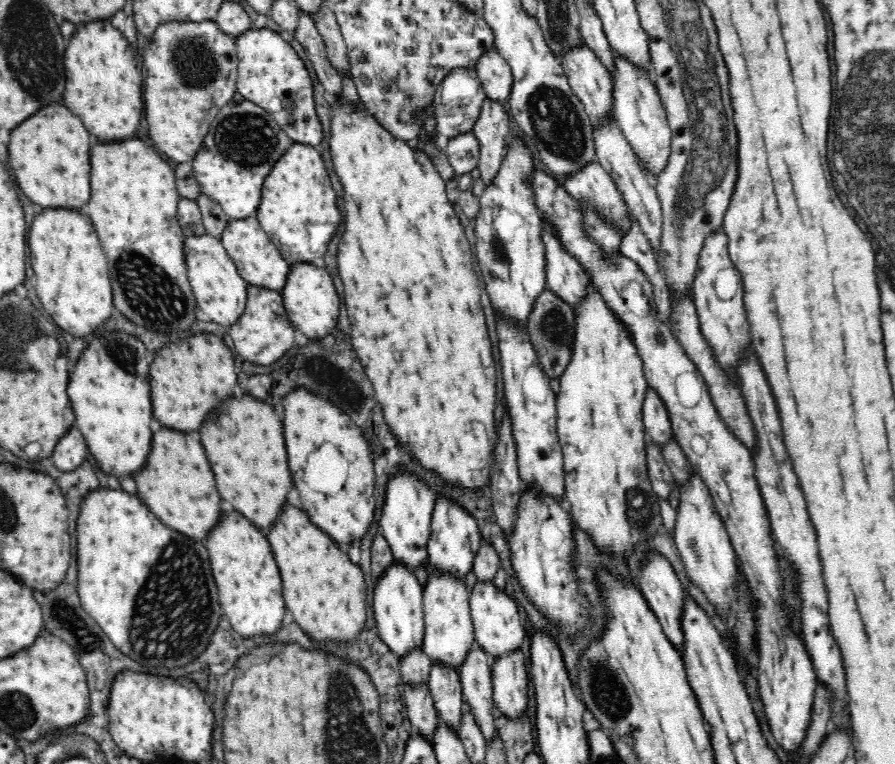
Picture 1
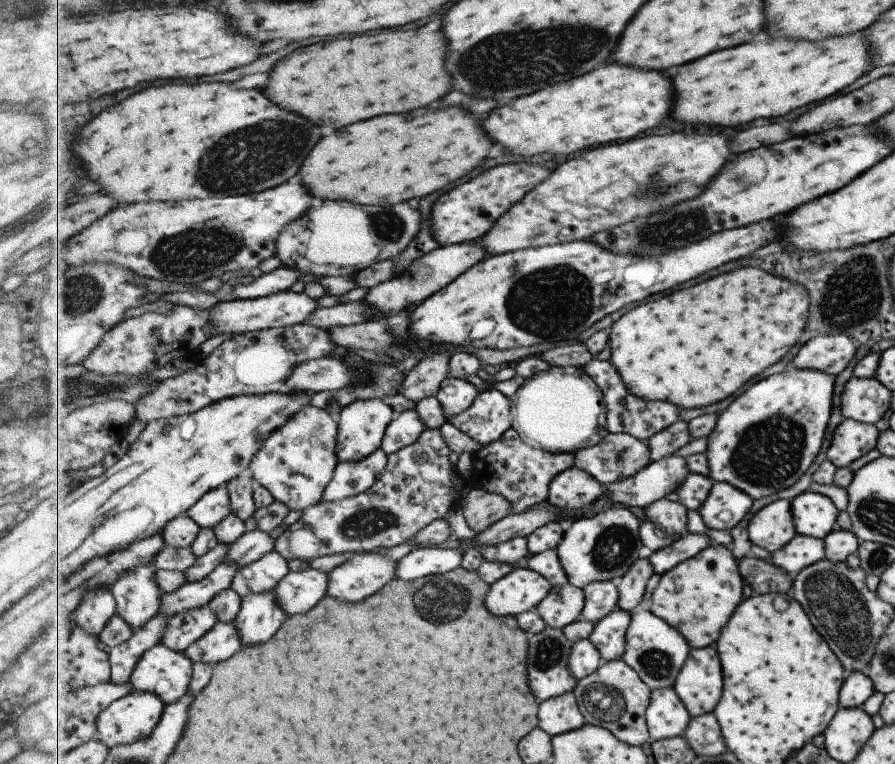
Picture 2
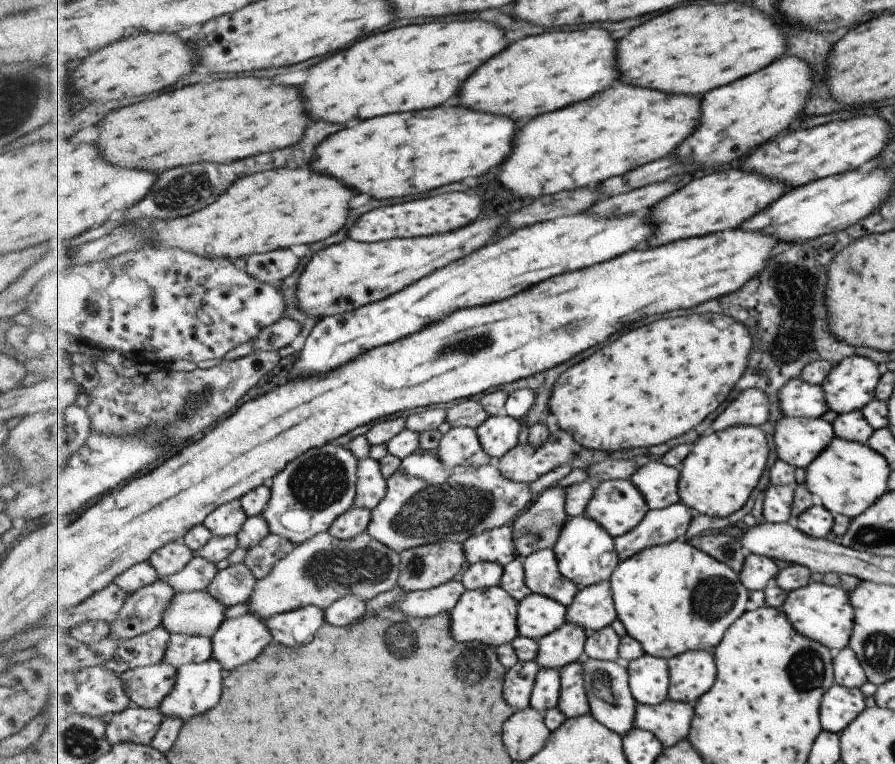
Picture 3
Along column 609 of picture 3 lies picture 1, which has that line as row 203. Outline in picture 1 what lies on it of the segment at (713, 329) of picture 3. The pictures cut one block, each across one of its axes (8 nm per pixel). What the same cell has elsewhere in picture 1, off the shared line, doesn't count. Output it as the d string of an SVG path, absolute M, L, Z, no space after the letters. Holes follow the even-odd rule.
M344 100L331 105L332 122L330 125L330 152L332 152L332 162L334 162L334 172L338 174L342 186L344 186L344 210L346 210L346 232L342 236L342 242L338 246L338 268L344 282L344 300L348 308L348 316L352 322L352 344L356 346L354 350L358 352L358 358L362 360L360 364L364 366L364 372L368 374L368 380L372 382L372 388L376 392L376 400L382 406L384 420L390 424L392 434L400 440L400 444L406 448L406 452L424 466L424 470L436 472L442 476L448 484L462 486L466 490L474 493L490 488L492 476L495 474L495 448L498 444L499 430L494 418L494 408L496 408L496 366L494 366L494 356L492 356L492 342L486 326L486 316L482 312L480 304L480 280L476 280L474 266L470 264L472 260L472 248L467 239L465 230L461 222L454 213L454 206L448 197L444 181L439 175L435 164L431 158L418 148L411 148L406 141L396 139L372 118L360 104L352 105Z

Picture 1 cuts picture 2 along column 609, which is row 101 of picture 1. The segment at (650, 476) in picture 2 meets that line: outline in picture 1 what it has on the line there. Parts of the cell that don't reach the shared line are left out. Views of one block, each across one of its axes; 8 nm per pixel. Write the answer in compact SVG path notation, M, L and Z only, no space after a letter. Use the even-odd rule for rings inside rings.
M486 98L476 124L471 130L480 145L480 160L477 166L485 186L490 186L499 173L505 157L504 138L509 137L508 113L500 101Z

